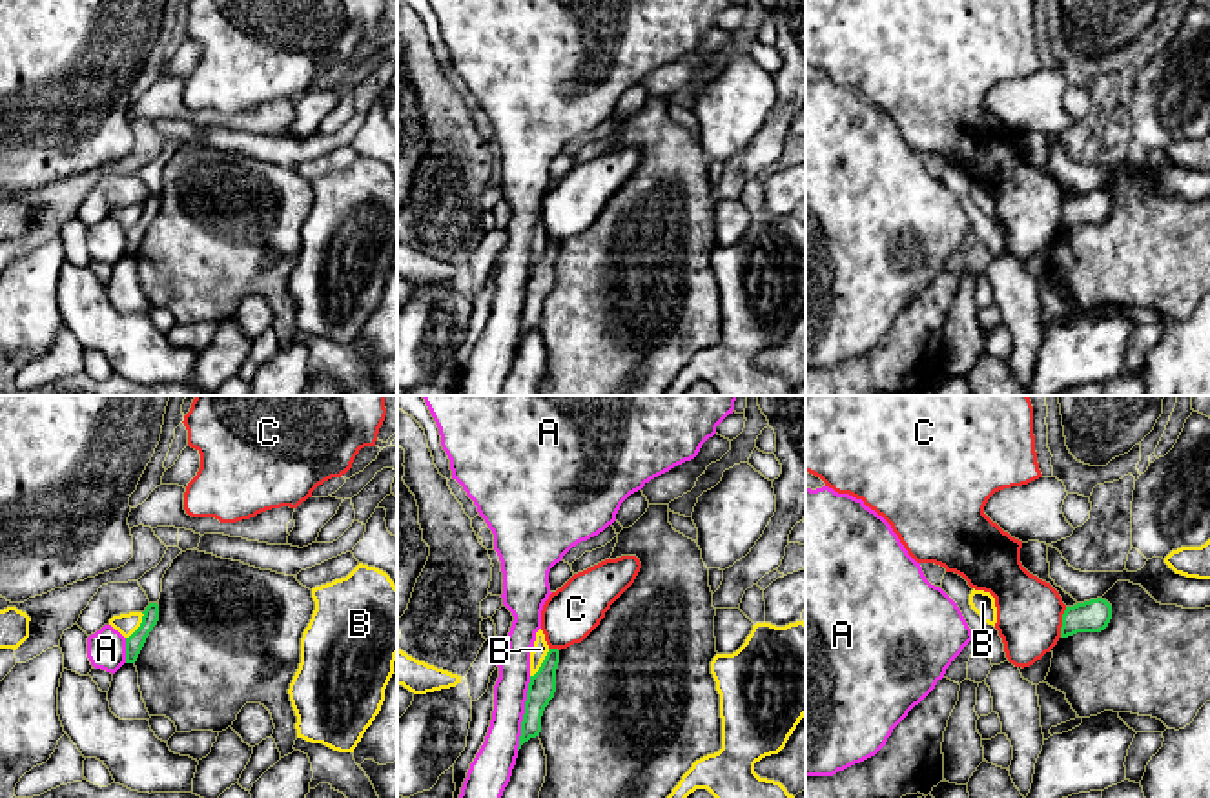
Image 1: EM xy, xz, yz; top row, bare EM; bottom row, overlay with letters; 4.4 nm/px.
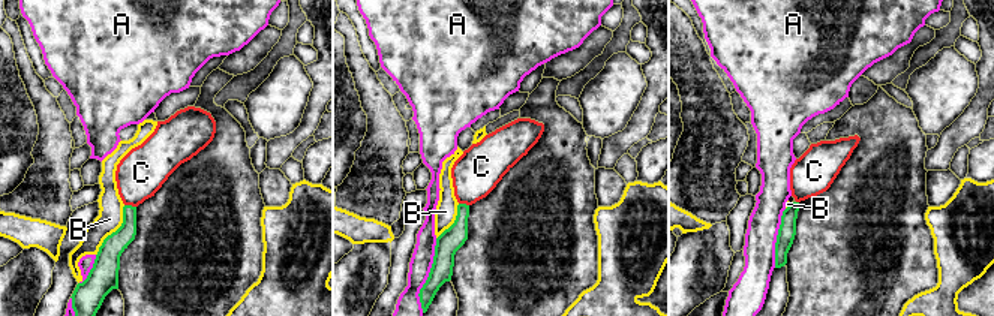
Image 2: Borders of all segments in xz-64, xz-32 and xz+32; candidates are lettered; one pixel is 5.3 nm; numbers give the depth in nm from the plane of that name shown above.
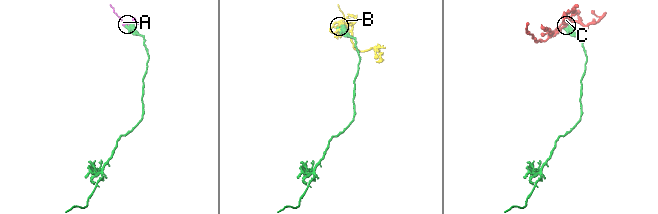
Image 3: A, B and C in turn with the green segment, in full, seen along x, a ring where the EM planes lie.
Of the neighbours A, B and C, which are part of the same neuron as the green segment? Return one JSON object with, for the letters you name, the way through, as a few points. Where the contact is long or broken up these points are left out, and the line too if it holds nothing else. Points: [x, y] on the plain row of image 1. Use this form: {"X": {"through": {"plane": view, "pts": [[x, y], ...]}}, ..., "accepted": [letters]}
{"accepted": []}

